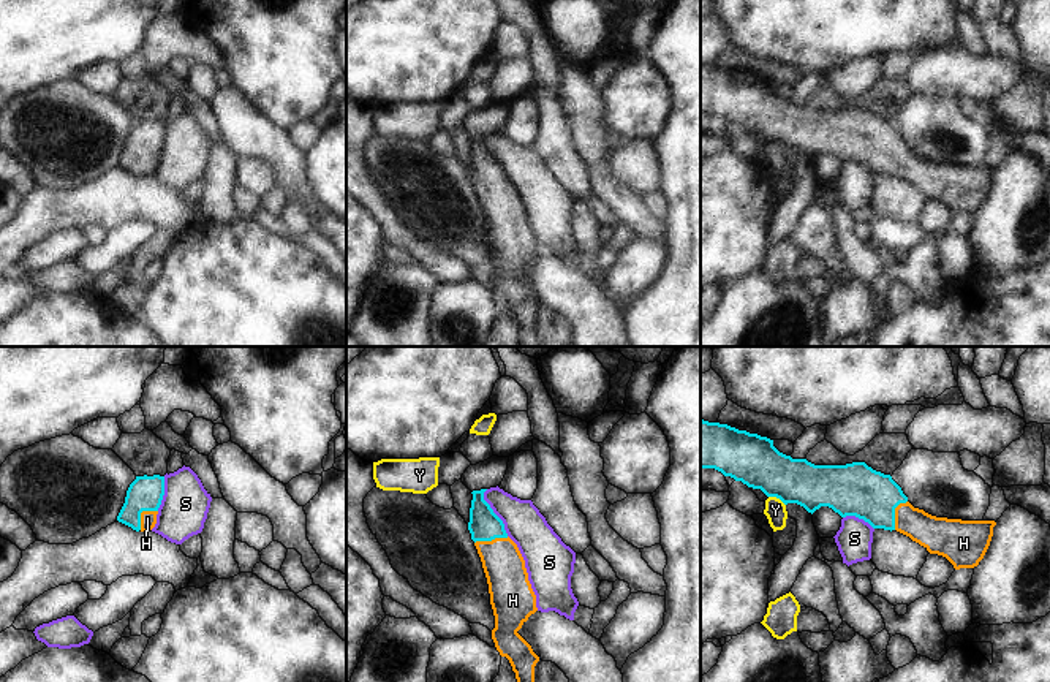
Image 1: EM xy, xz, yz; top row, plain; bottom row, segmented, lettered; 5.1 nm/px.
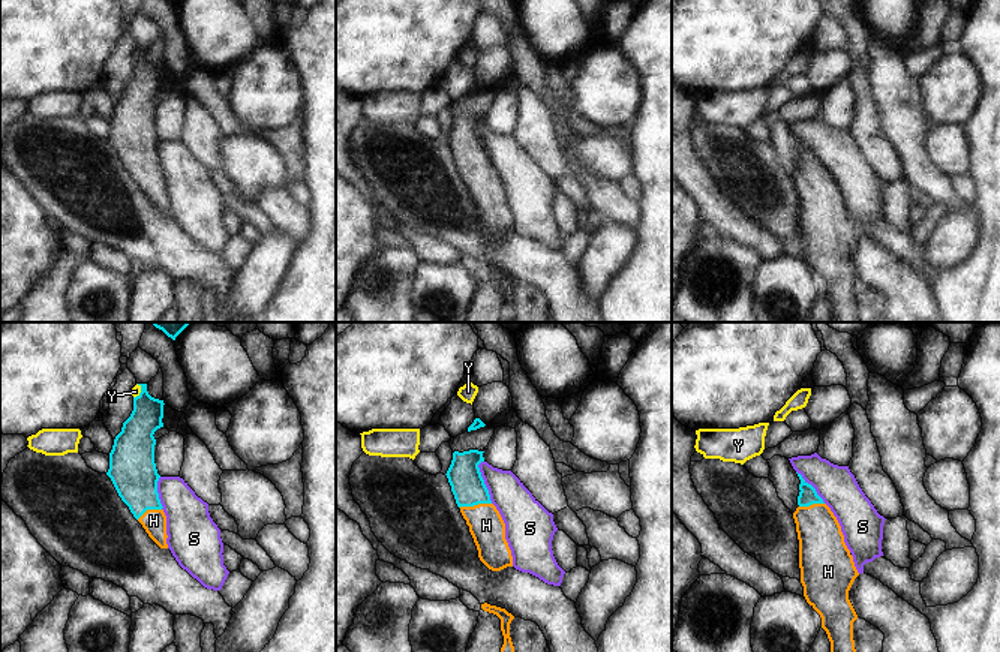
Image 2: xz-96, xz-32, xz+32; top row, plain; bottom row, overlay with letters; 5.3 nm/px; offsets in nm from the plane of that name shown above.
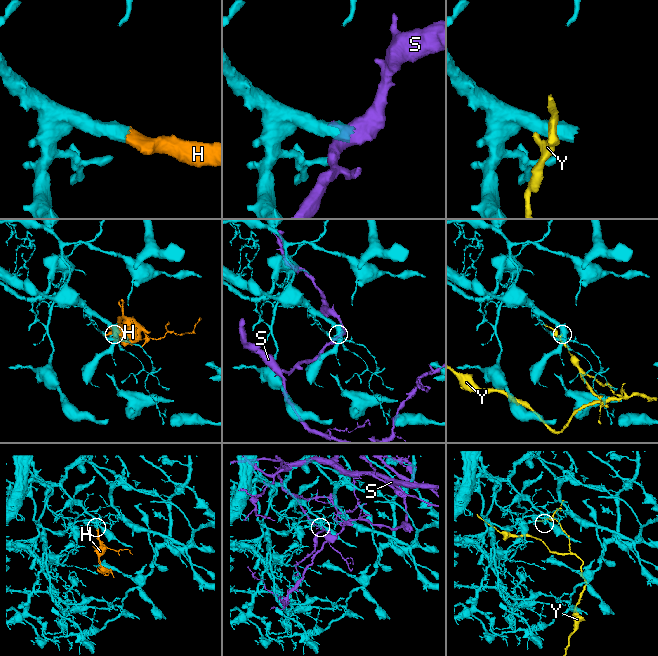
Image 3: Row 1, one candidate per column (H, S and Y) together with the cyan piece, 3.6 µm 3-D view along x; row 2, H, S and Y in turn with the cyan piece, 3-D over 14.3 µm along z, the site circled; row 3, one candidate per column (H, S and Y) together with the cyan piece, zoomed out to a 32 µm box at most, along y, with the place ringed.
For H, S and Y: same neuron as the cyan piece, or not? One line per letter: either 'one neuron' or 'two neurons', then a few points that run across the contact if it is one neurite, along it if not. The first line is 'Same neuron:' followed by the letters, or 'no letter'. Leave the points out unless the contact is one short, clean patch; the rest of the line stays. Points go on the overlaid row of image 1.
Same neuron: H
H: one neuron; line xy (146, 492), (141, 511), (147, 518)
S: two neurons; line xz (486, 489), (484, 500), (502, 521), (508, 535)
Y: two neurons; line yz (769, 496), (775, 496), (785, 505)

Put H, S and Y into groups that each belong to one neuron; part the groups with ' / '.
H / S / Y

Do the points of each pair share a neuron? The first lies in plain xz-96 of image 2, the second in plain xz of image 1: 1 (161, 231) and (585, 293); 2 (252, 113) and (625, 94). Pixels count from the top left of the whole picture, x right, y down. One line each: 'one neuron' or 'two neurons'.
1: one neuron
2: one neuron

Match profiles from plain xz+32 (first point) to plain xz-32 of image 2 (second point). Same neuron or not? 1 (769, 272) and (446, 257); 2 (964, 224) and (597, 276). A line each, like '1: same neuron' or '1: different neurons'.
1: different neurons
2: same neuron

